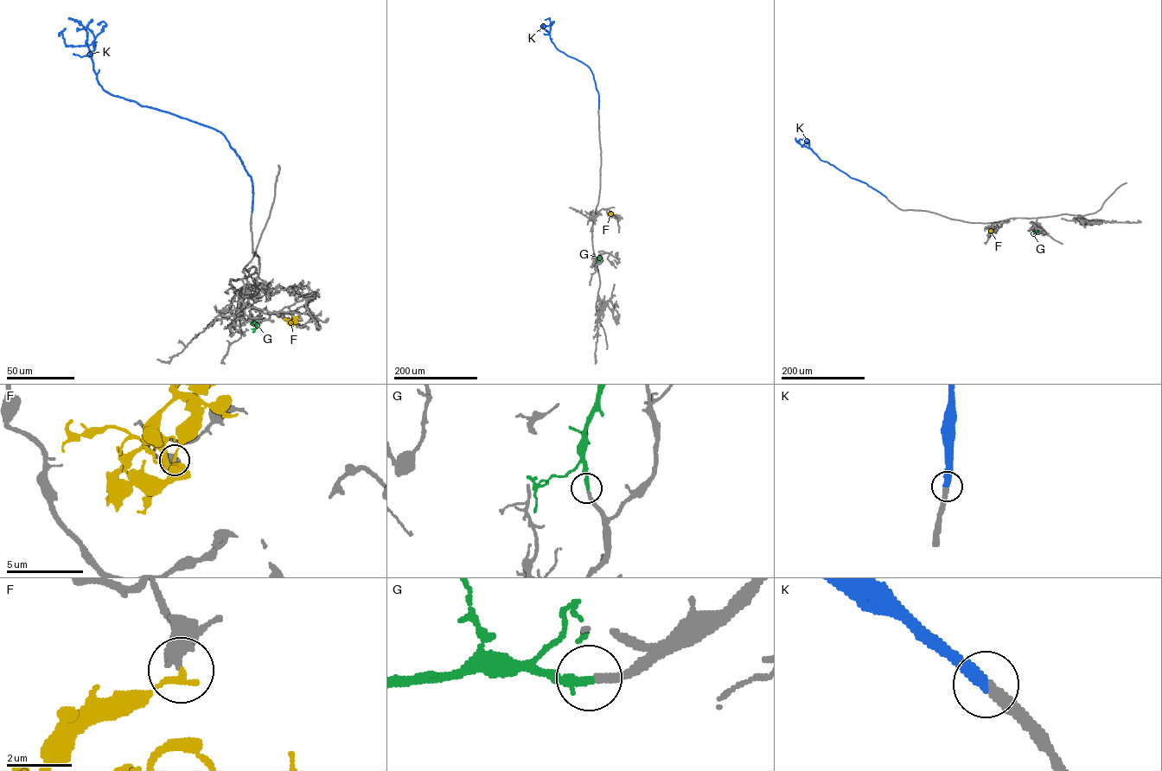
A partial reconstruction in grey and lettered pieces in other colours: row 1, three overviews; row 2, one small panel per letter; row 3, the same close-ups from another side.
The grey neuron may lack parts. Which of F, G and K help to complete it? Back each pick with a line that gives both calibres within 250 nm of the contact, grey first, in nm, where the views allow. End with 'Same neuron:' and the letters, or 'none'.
G: calibres 240 and 280 nm
K: calibres 360 and 440 nm
Same neuron: G, K

